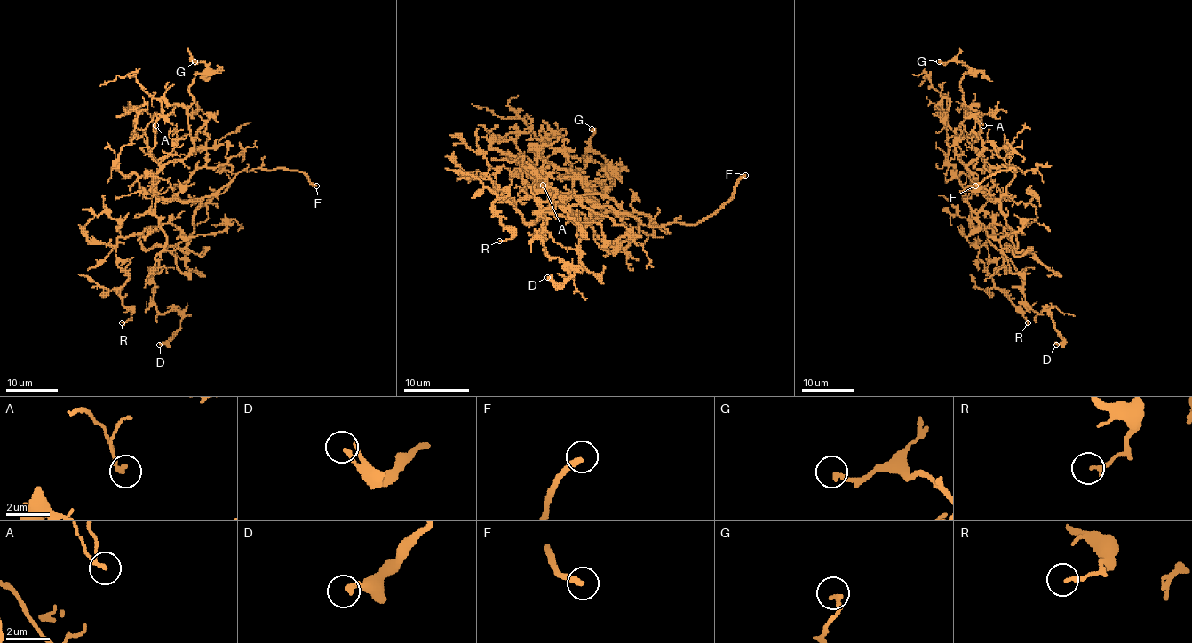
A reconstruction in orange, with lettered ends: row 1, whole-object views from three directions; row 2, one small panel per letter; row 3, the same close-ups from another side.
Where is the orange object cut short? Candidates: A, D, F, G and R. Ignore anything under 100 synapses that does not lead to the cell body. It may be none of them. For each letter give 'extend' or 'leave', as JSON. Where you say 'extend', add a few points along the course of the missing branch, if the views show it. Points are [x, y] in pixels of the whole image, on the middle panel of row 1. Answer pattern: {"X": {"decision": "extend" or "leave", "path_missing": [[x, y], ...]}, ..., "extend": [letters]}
{"A": {"decision": "leave"}, "D": {"decision": "leave"}, "F": {"decision": "extend"}, "G": {"decision": "leave"}, "R": {"decision": "leave"}, "extend": ["F"]}

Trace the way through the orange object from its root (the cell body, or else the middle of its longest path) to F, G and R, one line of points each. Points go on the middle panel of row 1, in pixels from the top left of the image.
F: (537, 191), (587, 198), (628, 212), (647, 226), (697, 224), (732, 196), (734, 186), (745, 175)
G: (537, 191), (551, 164), (574, 171), (587, 185), (585, 156), (607, 164), (590, 145), (592, 129)
R: (537, 191), (543, 176), (547, 185), (520, 201), (493, 187), (508, 194), (493, 204), (511, 231), (499, 241)

